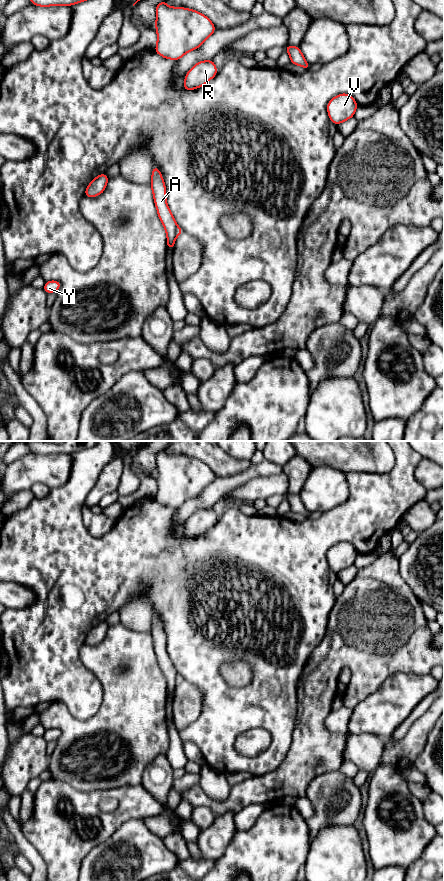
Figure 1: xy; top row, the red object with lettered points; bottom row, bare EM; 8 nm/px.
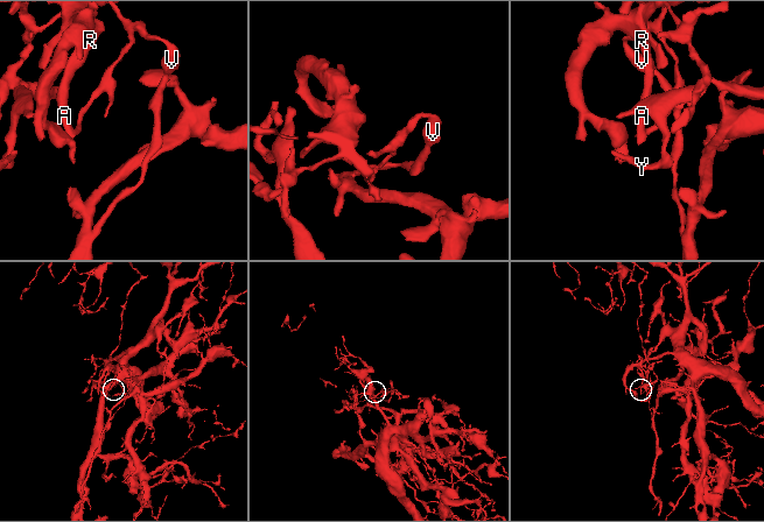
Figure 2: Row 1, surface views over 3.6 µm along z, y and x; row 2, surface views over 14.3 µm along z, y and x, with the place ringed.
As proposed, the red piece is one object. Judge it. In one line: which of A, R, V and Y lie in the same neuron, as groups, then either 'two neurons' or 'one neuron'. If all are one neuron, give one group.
groups A R Y / V; two neurons

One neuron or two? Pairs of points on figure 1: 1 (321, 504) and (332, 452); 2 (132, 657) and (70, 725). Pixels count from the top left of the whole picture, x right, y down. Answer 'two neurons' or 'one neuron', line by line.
1: two neurons
2: one neuron

